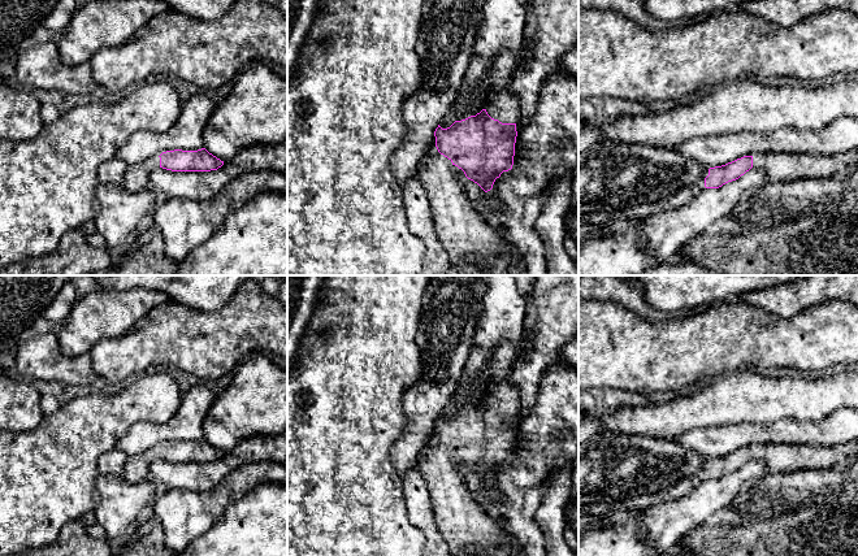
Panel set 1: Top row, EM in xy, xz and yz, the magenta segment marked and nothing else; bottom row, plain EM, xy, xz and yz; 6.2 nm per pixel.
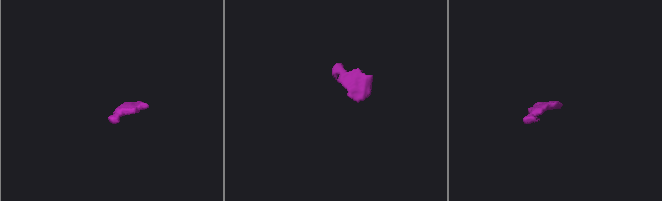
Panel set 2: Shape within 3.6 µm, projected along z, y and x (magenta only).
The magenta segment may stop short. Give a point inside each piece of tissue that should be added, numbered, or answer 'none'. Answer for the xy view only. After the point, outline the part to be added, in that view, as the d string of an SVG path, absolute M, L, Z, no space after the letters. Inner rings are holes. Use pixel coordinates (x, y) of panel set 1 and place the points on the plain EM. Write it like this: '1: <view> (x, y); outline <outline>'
1: xy (137, 468); outline M155 447L136 456L130 456L125 464L122 478L136 483L148 479L150 465L160 457L160 448Z

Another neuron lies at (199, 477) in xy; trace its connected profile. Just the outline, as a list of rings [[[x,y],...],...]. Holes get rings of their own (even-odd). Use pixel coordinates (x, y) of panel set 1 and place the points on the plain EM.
[[[287,429],[278,435],[247,436],[221,459],[211,462],[172,462],[156,459],[148,478],[159,488],[181,488],[196,492],[216,487],[230,472],[254,461],[287,464]]]

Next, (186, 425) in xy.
[[[198,383],[182,395],[177,413],[166,423],[138,422],[120,439],[116,448],[136,456],[166,442],[204,439],[203,421],[214,398],[209,383]]]

